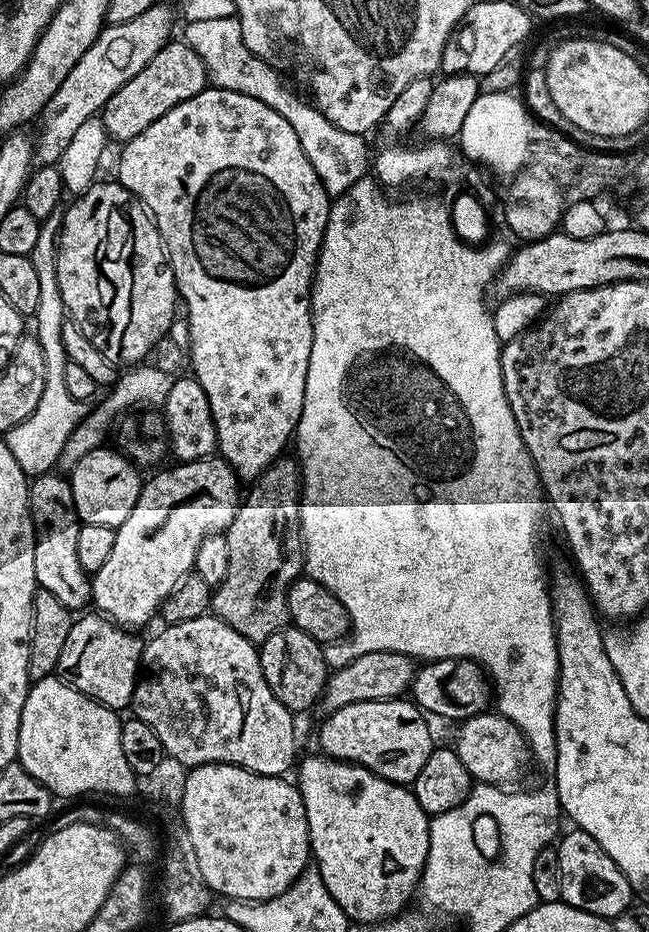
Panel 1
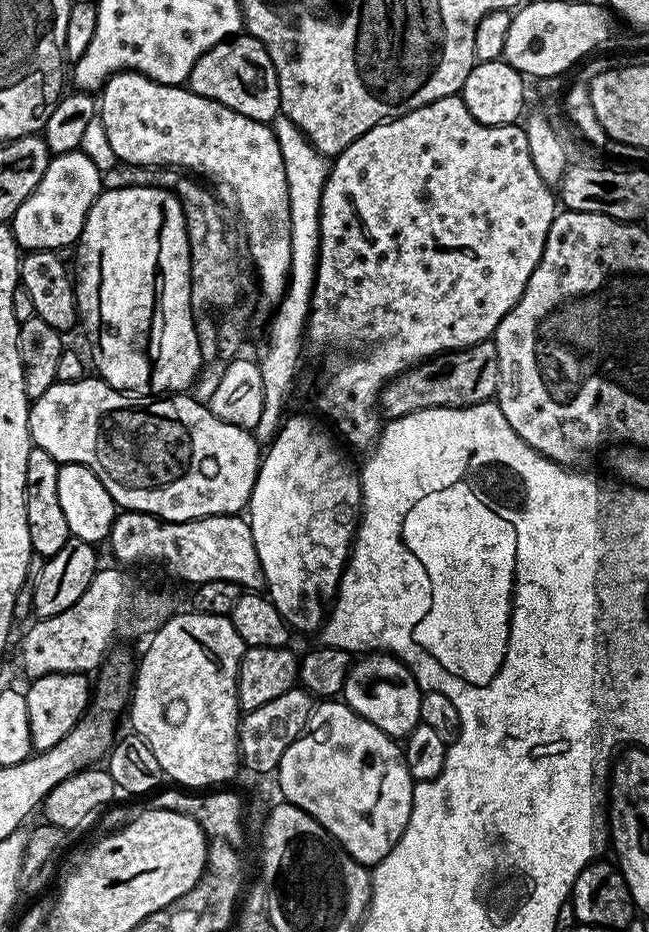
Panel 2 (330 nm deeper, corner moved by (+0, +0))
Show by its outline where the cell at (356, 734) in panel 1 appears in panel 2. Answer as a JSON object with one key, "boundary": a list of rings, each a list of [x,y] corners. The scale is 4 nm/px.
{"boundary":[[[368,654],[357,659],[346,674],[342,700],[343,703],[350,706],[350,710],[354,710],[354,714],[366,718],[366,722],[371,722],[373,726],[378,726],[378,730],[382,730],[382,734],[393,738],[407,738],[420,724],[421,695],[420,683],[412,677],[410,670],[402,661],[397,660],[391,654]]]}

